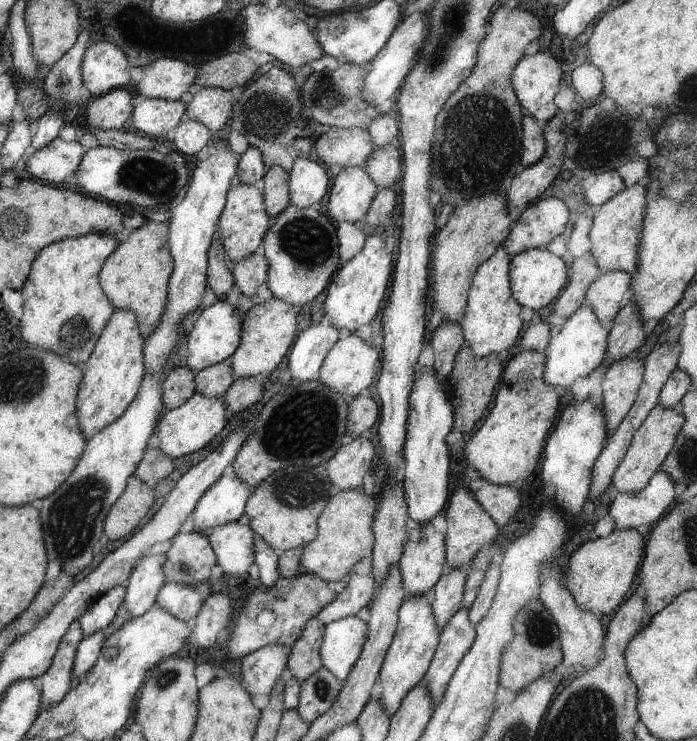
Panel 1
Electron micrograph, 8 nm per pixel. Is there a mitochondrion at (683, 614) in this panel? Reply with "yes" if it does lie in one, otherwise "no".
no

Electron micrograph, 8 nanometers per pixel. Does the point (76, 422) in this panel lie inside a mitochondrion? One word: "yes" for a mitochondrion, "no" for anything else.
no

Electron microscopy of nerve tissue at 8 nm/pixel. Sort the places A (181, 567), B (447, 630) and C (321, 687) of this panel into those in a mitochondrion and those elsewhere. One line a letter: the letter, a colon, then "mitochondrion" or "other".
A: mitochondrion
B: other
C: mitochondrion

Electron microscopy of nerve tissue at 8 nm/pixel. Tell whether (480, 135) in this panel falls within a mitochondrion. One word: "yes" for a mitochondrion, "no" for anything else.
yes

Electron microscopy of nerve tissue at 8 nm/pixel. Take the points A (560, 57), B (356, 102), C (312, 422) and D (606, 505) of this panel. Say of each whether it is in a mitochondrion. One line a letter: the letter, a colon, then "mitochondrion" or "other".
A: other
B: other
C: mitochondrion
D: other

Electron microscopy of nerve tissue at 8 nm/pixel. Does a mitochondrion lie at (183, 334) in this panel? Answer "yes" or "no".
no

